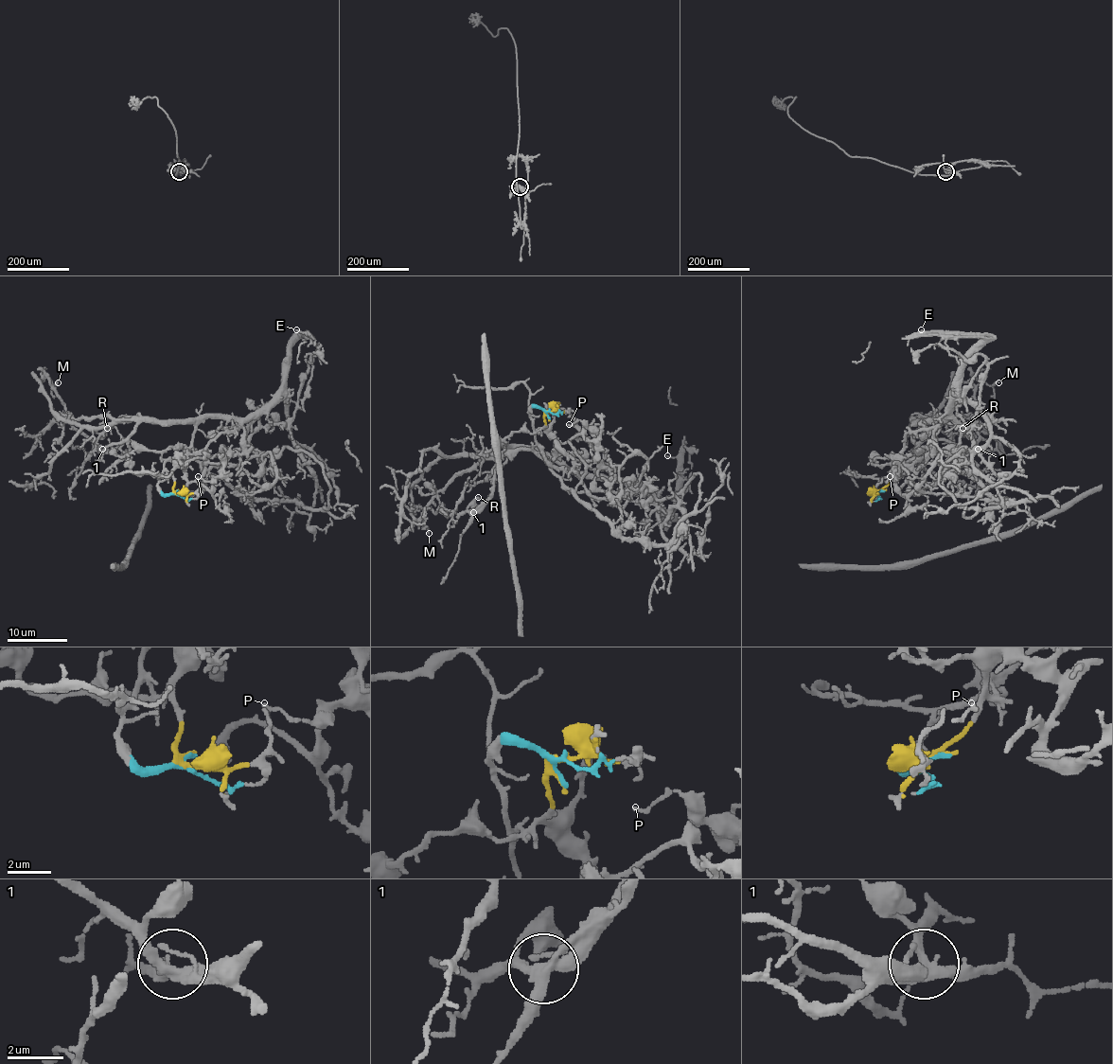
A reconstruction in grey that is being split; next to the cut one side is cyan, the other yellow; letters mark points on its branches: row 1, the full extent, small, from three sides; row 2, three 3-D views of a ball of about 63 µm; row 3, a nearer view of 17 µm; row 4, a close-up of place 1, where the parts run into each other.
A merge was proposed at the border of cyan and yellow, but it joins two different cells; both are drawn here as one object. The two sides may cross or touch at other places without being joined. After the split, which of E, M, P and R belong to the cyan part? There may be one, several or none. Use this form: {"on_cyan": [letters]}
{"on_cyan": ["E"]}

